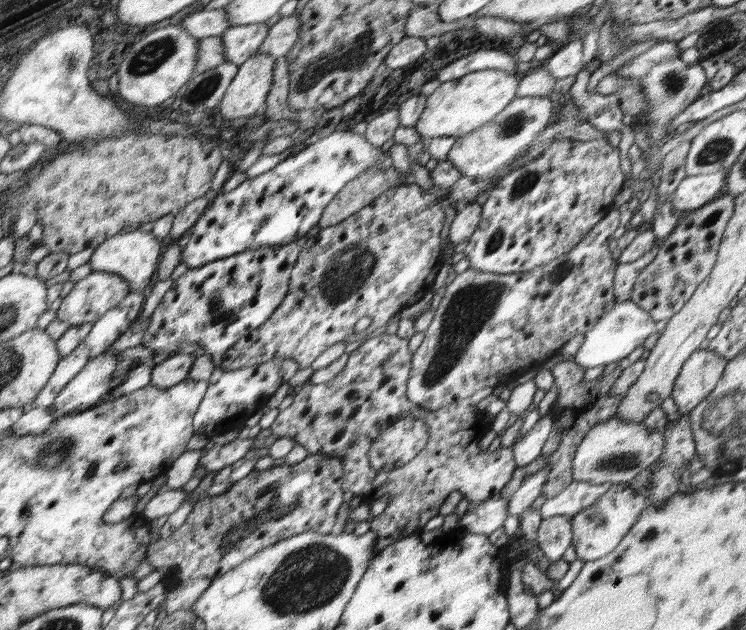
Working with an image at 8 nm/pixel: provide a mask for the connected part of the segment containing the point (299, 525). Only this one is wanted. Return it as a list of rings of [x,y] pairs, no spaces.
[[[314,454],[306,457],[302,461],[302,464],[280,465],[262,471],[254,470],[246,476],[246,478],[242,478],[239,482],[234,483],[233,486],[223,494],[218,494],[217,496],[208,495],[200,502],[197,502],[192,508],[190,515],[186,518],[184,524],[182,524],[182,526],[180,526],[180,528],[178,528],[169,538],[158,539],[154,544],[150,544],[150,556],[147,556],[148,563],[150,563],[156,570],[173,570],[173,584],[169,587],[170,589],[176,587],[180,582],[191,582],[195,578],[210,578],[213,580],[216,575],[224,574],[226,571],[236,568],[238,564],[246,562],[246,560],[251,559],[252,556],[258,554],[258,552],[262,552],[266,548],[276,545],[278,542],[300,533],[312,531],[328,534],[336,524],[339,516],[338,510],[340,510],[340,507],[343,504],[344,492],[342,488],[340,488],[340,478],[342,478],[342,474],[345,474],[345,472],[342,472],[342,463],[344,463],[344,460],[341,458],[330,458],[322,454]]]

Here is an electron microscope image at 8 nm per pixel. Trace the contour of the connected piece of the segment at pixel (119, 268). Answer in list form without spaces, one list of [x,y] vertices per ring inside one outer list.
[[[138,228],[117,234],[106,242],[99,244],[90,263],[96,271],[122,275],[122,278],[129,282],[130,291],[142,291],[144,293],[148,290],[148,284],[152,282],[152,276],[156,272],[156,264],[160,260],[160,254],[163,254],[160,239],[152,236],[152,232],[142,232]]]

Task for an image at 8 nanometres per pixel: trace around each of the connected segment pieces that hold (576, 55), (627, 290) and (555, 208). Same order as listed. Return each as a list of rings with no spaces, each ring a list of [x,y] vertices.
[[[571,38],[568,44],[554,53],[544,64],[546,71],[558,80],[578,75],[584,68],[583,42],[583,38]]]
[[[656,242],[648,252],[645,252],[634,262],[618,265],[616,280],[614,280],[614,288],[616,288],[614,293],[619,301],[630,299],[630,295],[633,294],[633,288],[636,286],[637,278],[653,262],[659,250],[660,243]]]
[[[567,139],[554,141],[544,149],[540,157],[511,170],[489,191],[488,199],[481,206],[481,222],[467,240],[464,250],[469,268],[505,275],[542,267],[568,254],[609,214],[614,194],[618,194],[622,186],[624,174],[620,170],[617,146],[611,146],[606,139],[588,142]]]

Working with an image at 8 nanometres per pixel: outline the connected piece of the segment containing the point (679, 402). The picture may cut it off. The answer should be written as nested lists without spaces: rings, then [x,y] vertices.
[[[713,350],[693,352],[676,377],[671,397],[680,414],[688,414],[698,403],[708,399],[724,372],[727,361]]]

